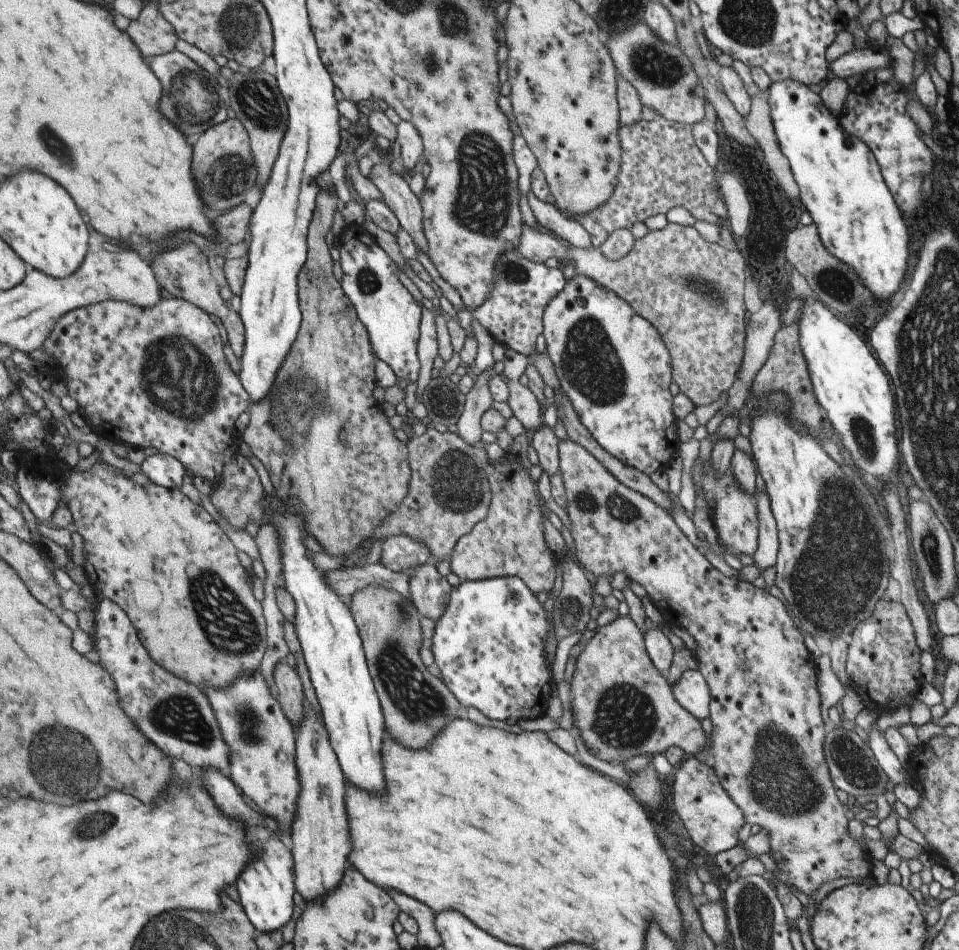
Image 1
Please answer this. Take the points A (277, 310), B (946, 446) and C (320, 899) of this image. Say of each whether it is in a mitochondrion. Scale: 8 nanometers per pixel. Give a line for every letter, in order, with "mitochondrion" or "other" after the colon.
A: other
B: mitochondrion
C: other

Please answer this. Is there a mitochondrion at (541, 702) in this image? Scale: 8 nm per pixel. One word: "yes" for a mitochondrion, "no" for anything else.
no

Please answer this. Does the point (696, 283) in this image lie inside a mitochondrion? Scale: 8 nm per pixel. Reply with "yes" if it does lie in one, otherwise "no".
yes

